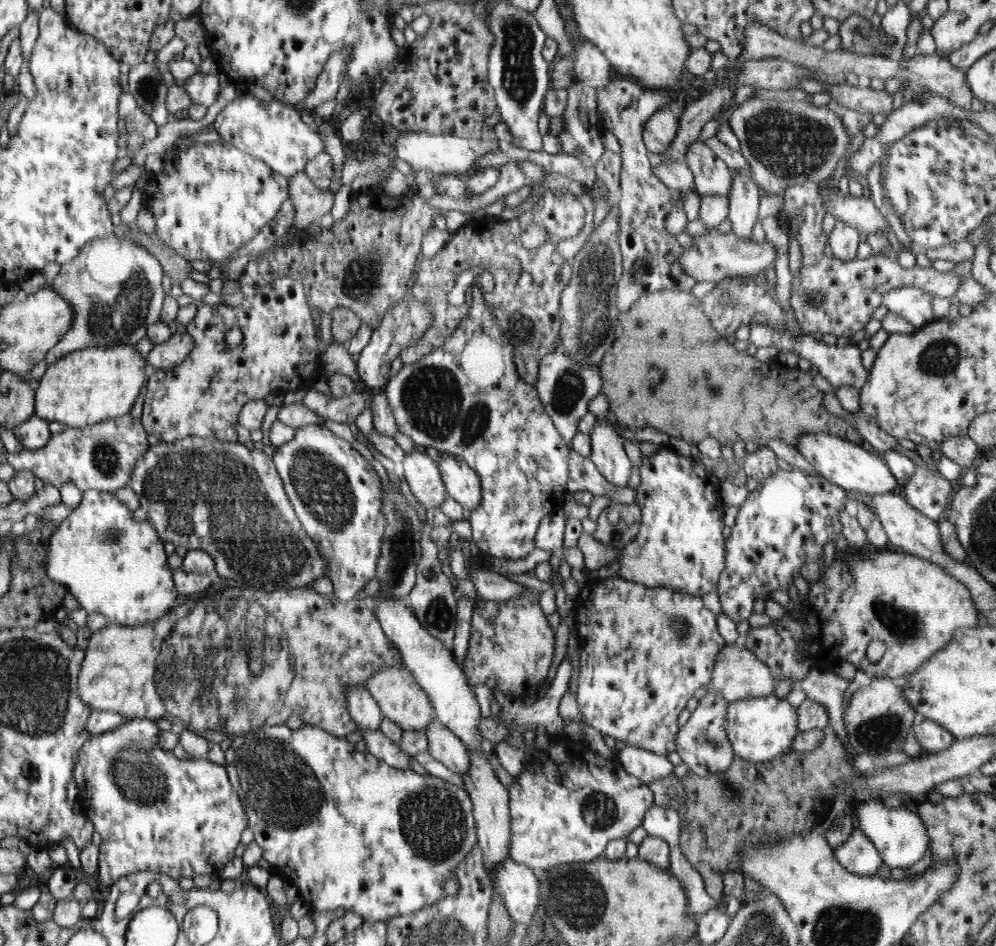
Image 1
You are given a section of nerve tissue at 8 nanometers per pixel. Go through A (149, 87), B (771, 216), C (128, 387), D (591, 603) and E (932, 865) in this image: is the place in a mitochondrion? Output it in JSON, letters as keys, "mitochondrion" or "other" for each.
{"A":"mitochondrion","B":"other","C":"other","D":"other","E":"other"}

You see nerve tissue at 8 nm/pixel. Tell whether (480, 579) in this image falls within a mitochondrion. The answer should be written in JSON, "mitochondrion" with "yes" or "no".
{"mitochondrion":"no"}

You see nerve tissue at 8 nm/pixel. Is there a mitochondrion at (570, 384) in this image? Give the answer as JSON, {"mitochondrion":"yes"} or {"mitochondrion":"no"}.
{"mitochondrion":"yes"}

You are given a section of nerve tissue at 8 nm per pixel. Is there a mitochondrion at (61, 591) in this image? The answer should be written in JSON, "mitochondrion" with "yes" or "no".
{"mitochondrion":"no"}

